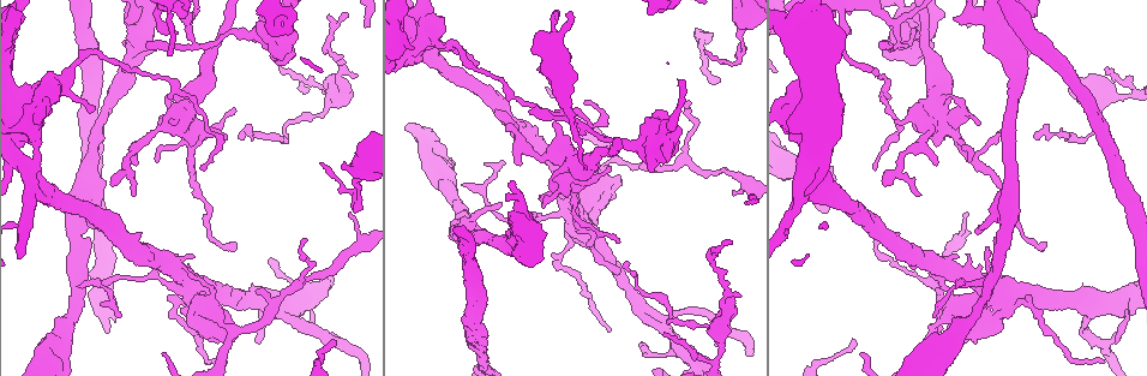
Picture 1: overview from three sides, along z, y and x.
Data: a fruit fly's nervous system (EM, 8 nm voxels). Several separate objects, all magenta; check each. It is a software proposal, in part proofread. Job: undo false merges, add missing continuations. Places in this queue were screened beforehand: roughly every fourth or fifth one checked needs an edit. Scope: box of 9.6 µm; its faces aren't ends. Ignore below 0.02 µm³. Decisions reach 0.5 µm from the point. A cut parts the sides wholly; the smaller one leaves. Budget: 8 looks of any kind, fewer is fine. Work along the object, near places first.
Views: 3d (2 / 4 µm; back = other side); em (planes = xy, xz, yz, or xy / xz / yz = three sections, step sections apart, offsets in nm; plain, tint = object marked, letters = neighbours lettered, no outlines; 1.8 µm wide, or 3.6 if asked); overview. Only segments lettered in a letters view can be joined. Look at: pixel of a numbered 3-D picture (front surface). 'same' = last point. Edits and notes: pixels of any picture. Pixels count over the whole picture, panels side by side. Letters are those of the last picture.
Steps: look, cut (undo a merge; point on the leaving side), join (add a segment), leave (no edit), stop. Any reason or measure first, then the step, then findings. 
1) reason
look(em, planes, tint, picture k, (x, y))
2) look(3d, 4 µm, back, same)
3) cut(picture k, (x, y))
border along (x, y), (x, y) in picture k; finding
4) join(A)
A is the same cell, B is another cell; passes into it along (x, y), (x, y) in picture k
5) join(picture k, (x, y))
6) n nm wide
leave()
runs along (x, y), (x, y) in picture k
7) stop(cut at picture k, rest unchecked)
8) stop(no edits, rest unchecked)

look(3d, 4 µm, picture 1, (26, 165))

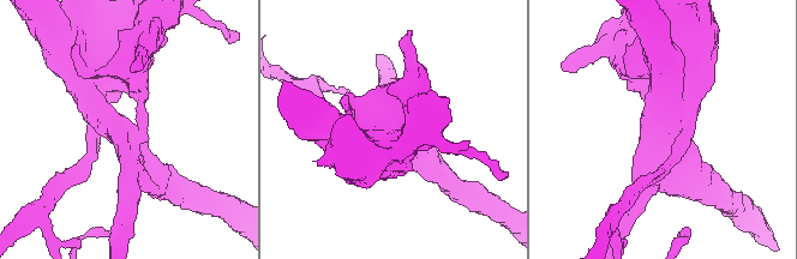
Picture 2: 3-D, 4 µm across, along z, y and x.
3 arms; arms of 280, 340, 440 nm
look(em, planes, tint, picture 2, (122, 135))

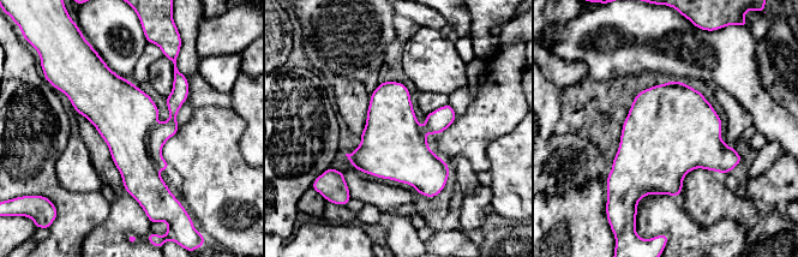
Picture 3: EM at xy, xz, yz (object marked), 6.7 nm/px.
see the neighbours
look(em, planes, letters, same)

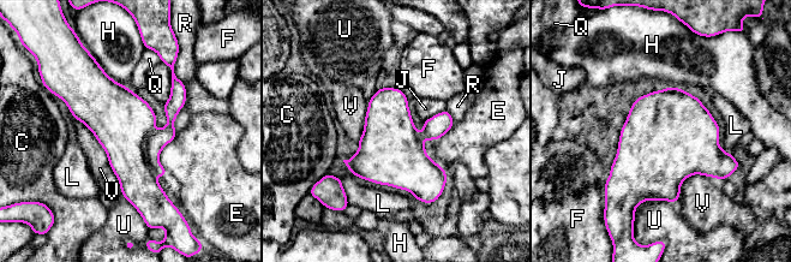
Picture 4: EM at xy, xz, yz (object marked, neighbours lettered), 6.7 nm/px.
cut(picture 4, (124, 146))
C, E, F, H, J, L, Q, R, U and V are other cells; border along (147, 160), (155, 168), (161, 166) in picture 4; two neurons meet here

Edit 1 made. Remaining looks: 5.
look(overview)

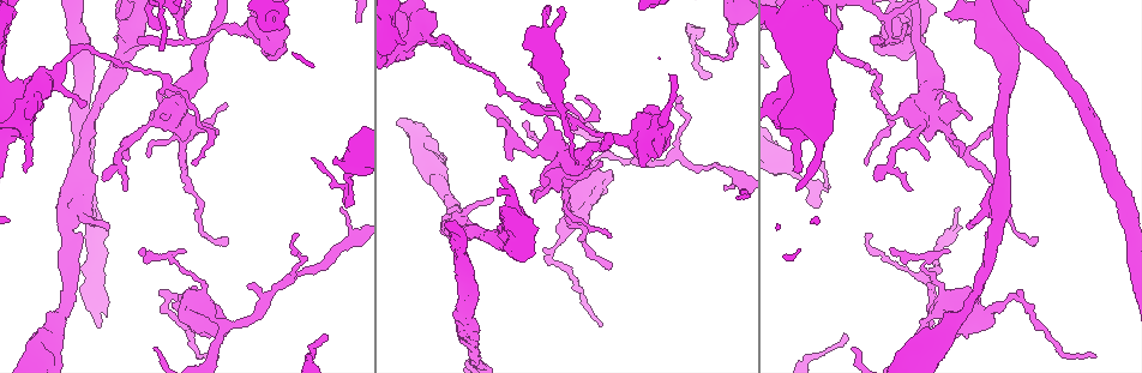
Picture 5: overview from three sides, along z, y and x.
free end
look(em, 3.6 µm, xz, step 8, tint, picture 5, (487, 107))

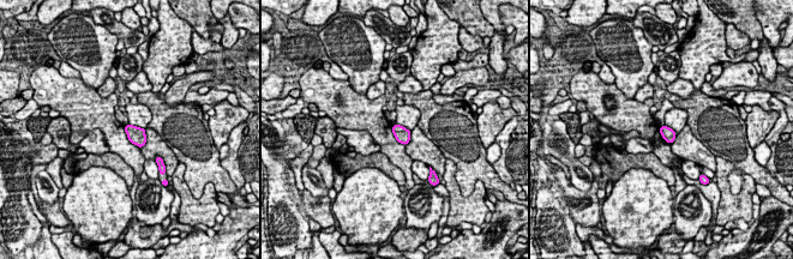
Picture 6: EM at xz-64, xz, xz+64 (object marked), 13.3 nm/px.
another direction
look(em, 3.6 µm, planes, letters, same)

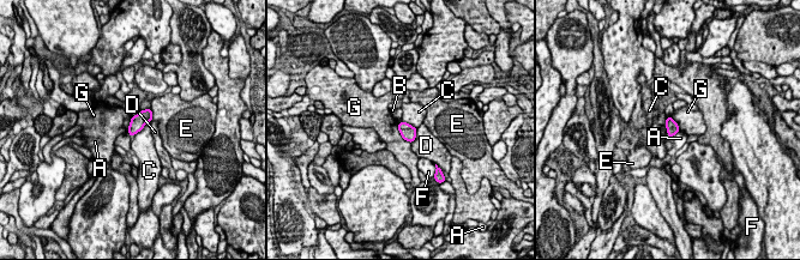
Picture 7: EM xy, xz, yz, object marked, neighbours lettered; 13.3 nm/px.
leave()
A, B, C, D, E, F and G are other cells; border along (397, 124), (400, 134), (410, 143) in picture 7; no lettered segment goes on from it

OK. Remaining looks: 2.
look(em, xy, step 8, tint, picture 5, (543, 118))

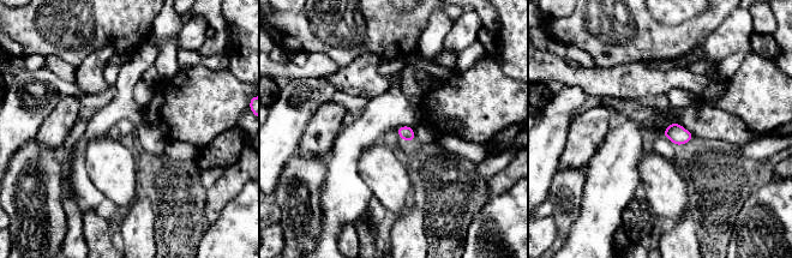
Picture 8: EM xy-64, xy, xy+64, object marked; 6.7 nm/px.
cut it another way
look(em, planes, letters, same)

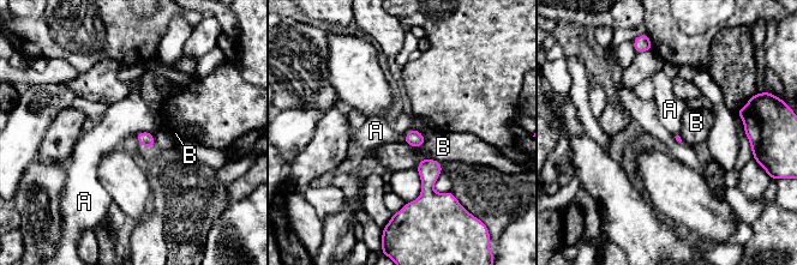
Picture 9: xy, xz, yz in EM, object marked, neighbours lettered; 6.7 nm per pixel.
B touches over 180 nm
leave()
A and B are other cells; border along (415, 128), (407, 132), (403, 142) in picture 9; no lettered segment goes on from it

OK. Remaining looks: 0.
stop(cut at picture 4, rest unchecked)

